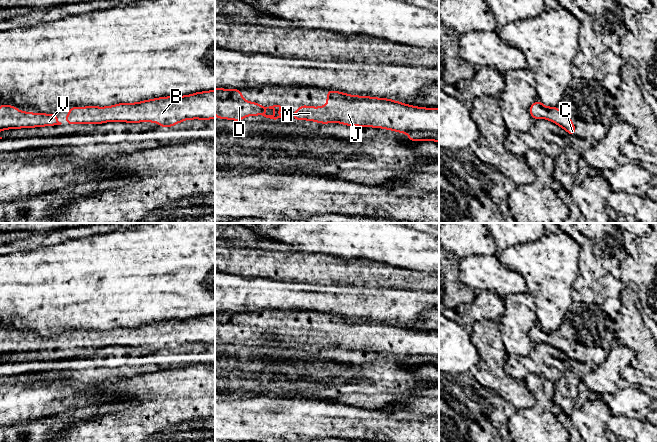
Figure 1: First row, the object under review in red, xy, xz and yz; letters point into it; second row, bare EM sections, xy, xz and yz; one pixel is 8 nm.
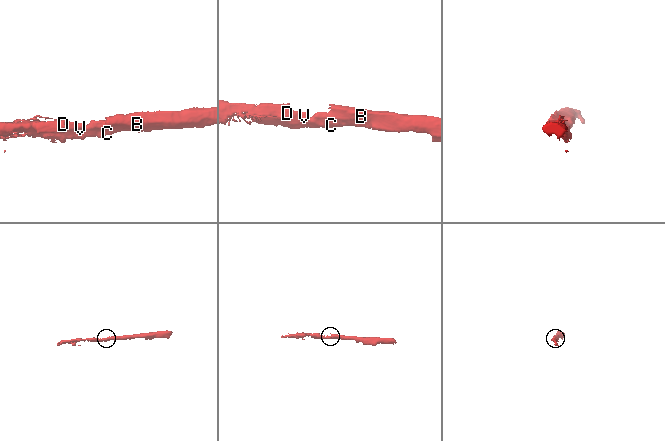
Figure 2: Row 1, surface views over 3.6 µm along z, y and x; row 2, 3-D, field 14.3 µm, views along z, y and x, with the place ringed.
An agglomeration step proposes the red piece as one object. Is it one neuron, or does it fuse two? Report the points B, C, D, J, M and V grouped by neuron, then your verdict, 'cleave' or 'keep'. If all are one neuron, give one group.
B C D J M V | keep

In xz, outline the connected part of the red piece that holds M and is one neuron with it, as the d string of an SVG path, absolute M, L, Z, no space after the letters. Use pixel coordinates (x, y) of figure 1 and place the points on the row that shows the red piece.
M332 90L325 91L327 92L326 106L300 105L298 111L292 112L291 118L323 124L339 122L348 126L384 128L401 134L406 132L410 142L432 140L439 143L439 108L415 107L387 98L349 95Z

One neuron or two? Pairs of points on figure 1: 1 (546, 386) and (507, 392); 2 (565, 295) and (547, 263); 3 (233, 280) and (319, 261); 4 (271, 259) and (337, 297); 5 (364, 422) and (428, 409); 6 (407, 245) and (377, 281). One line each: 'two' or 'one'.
1: two
2: one
3: two
4: two
5: two
6: two

